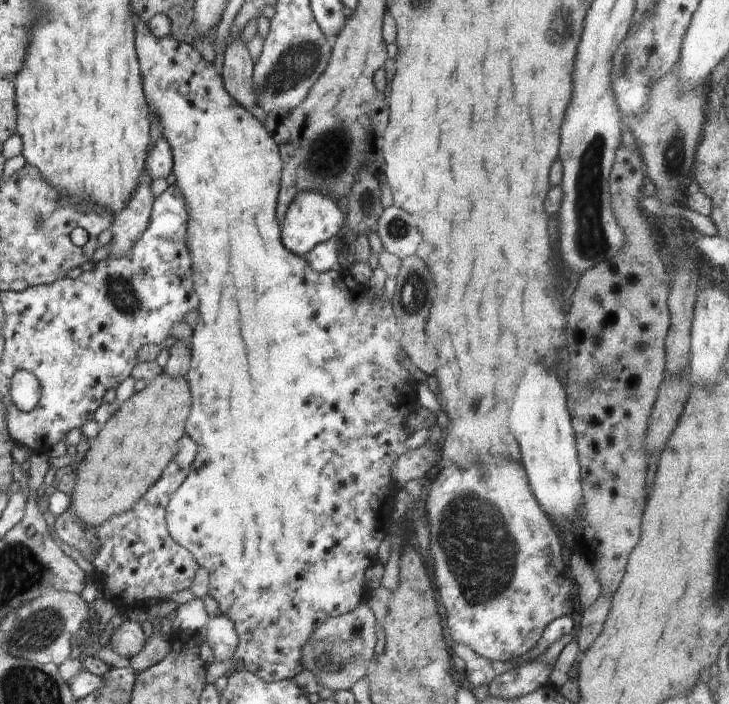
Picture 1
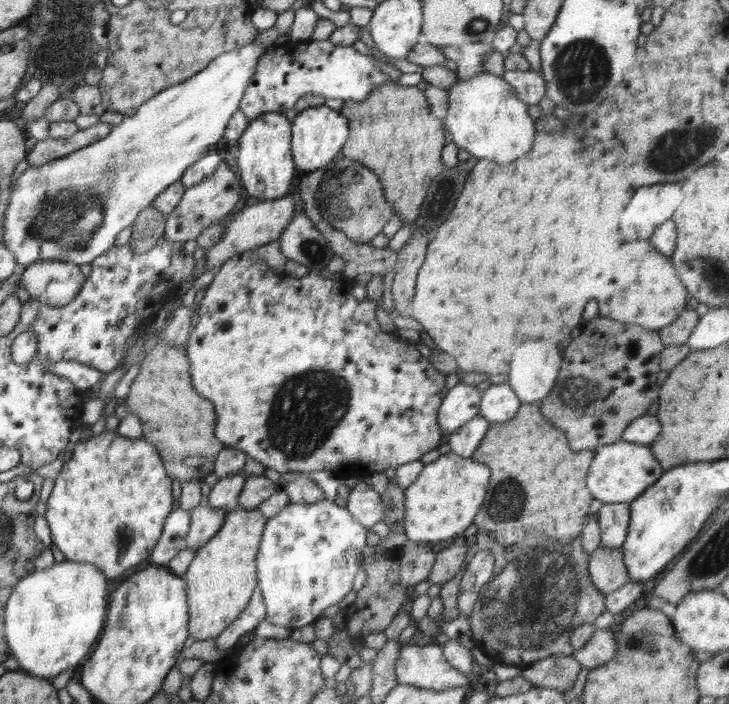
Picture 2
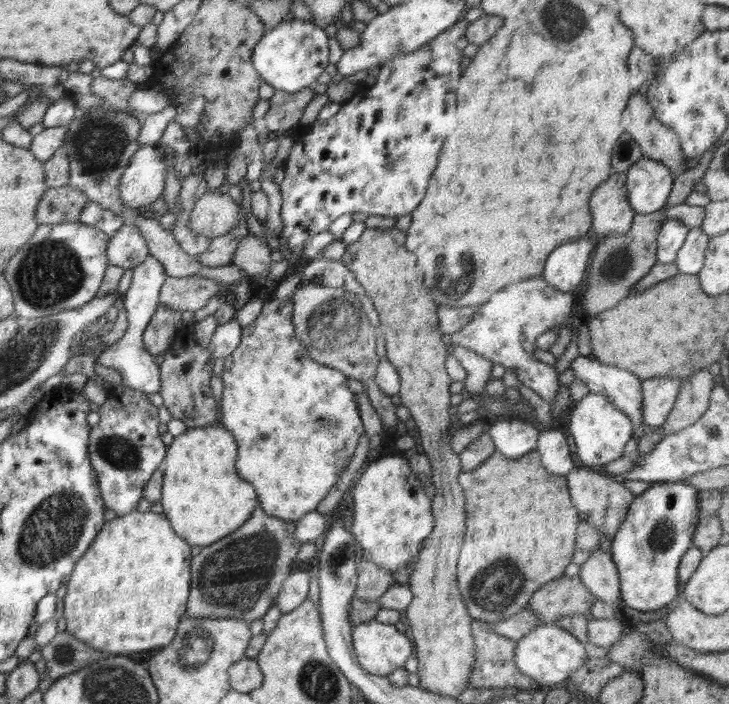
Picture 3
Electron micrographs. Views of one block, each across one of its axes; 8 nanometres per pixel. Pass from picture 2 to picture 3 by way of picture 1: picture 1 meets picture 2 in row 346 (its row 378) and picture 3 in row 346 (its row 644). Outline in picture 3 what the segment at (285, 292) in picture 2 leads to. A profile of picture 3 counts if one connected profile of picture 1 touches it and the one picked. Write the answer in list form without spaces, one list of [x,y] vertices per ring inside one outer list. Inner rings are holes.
[[[294,295],[286,299],[272,299],[267,301],[264,303],[261,313],[256,317],[253,324],[241,330],[241,342],[238,344],[238,347],[234,349],[234,352],[231,352],[224,359],[224,369],[220,373],[224,390],[222,393],[222,401],[219,405],[219,420],[224,424],[224,428],[228,429],[236,439],[238,445],[237,461],[235,462],[236,470],[238,470],[238,476],[240,476],[240,478],[250,480],[250,484],[254,486],[254,490],[256,490],[260,502],[258,506],[270,516],[281,518],[289,522],[296,522],[301,516],[304,516],[310,511],[314,511],[318,504],[320,504],[320,501],[328,494],[332,486],[335,486],[340,475],[348,466],[354,454],[354,450],[356,450],[358,439],[362,436],[364,427],[357,402],[355,401],[354,392],[350,391],[348,385],[346,385],[346,378],[348,378],[348,376],[340,370],[318,364],[307,355],[307,350],[304,345],[300,343],[300,340],[296,339],[296,333],[294,333],[292,324],[292,299],[294,299]]]

